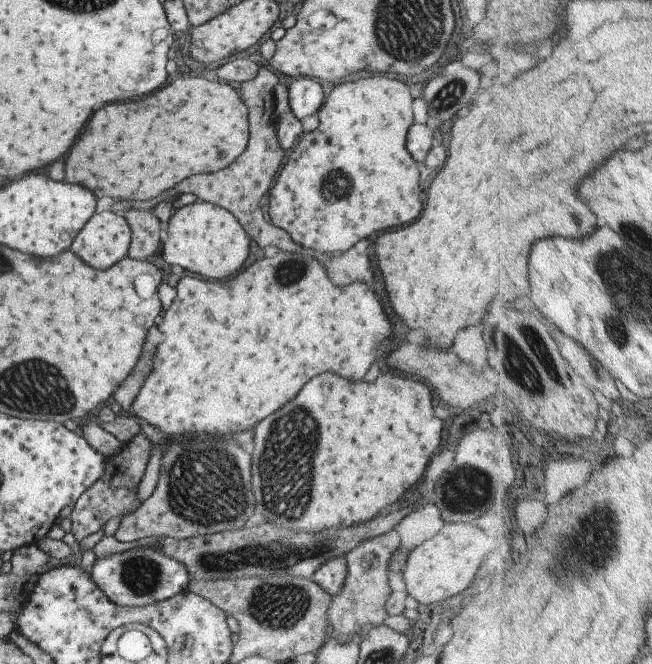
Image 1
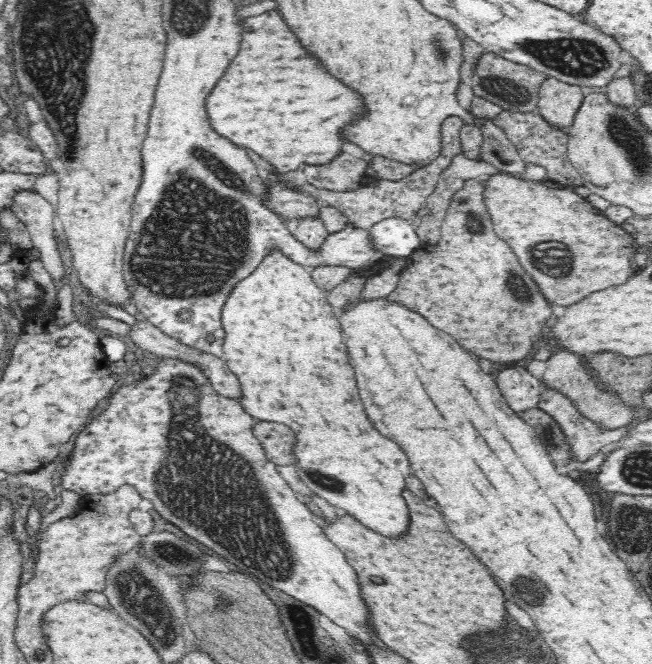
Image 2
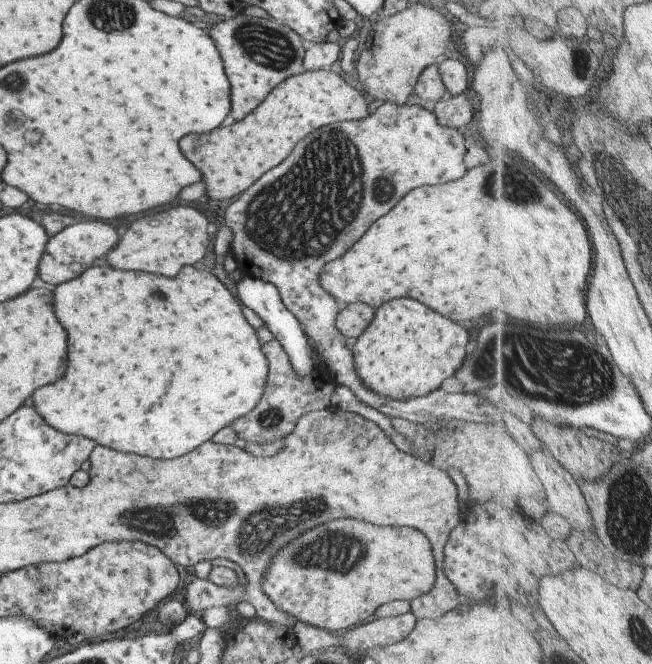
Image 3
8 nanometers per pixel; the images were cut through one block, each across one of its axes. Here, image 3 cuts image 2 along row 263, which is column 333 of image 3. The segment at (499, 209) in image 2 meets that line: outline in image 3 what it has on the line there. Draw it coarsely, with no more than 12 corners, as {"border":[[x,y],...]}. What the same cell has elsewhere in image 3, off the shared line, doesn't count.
{"border":[[333,520],[277,550],[263,594],[348,630],[435,582],[427,537]]}

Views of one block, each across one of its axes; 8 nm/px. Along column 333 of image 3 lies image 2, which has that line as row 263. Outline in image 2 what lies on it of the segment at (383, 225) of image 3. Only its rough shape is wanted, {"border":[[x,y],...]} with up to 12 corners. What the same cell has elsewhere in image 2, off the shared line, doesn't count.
{"border":[[273,248],[221,310],[300,478],[396,536],[410,462],[358,400],[311,270]]}

